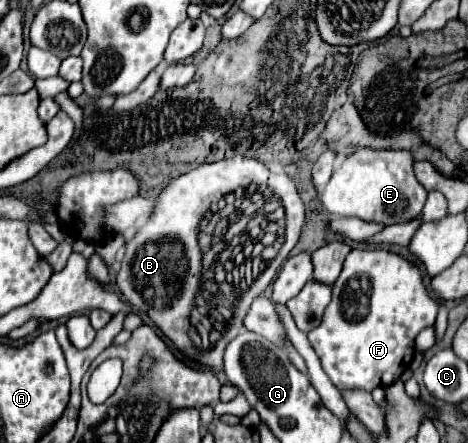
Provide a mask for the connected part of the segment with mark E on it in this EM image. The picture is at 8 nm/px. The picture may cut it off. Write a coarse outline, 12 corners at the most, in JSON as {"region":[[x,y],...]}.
{"region":[[361,147],[321,201],[331,215],[395,225],[427,199],[405,149]]}

